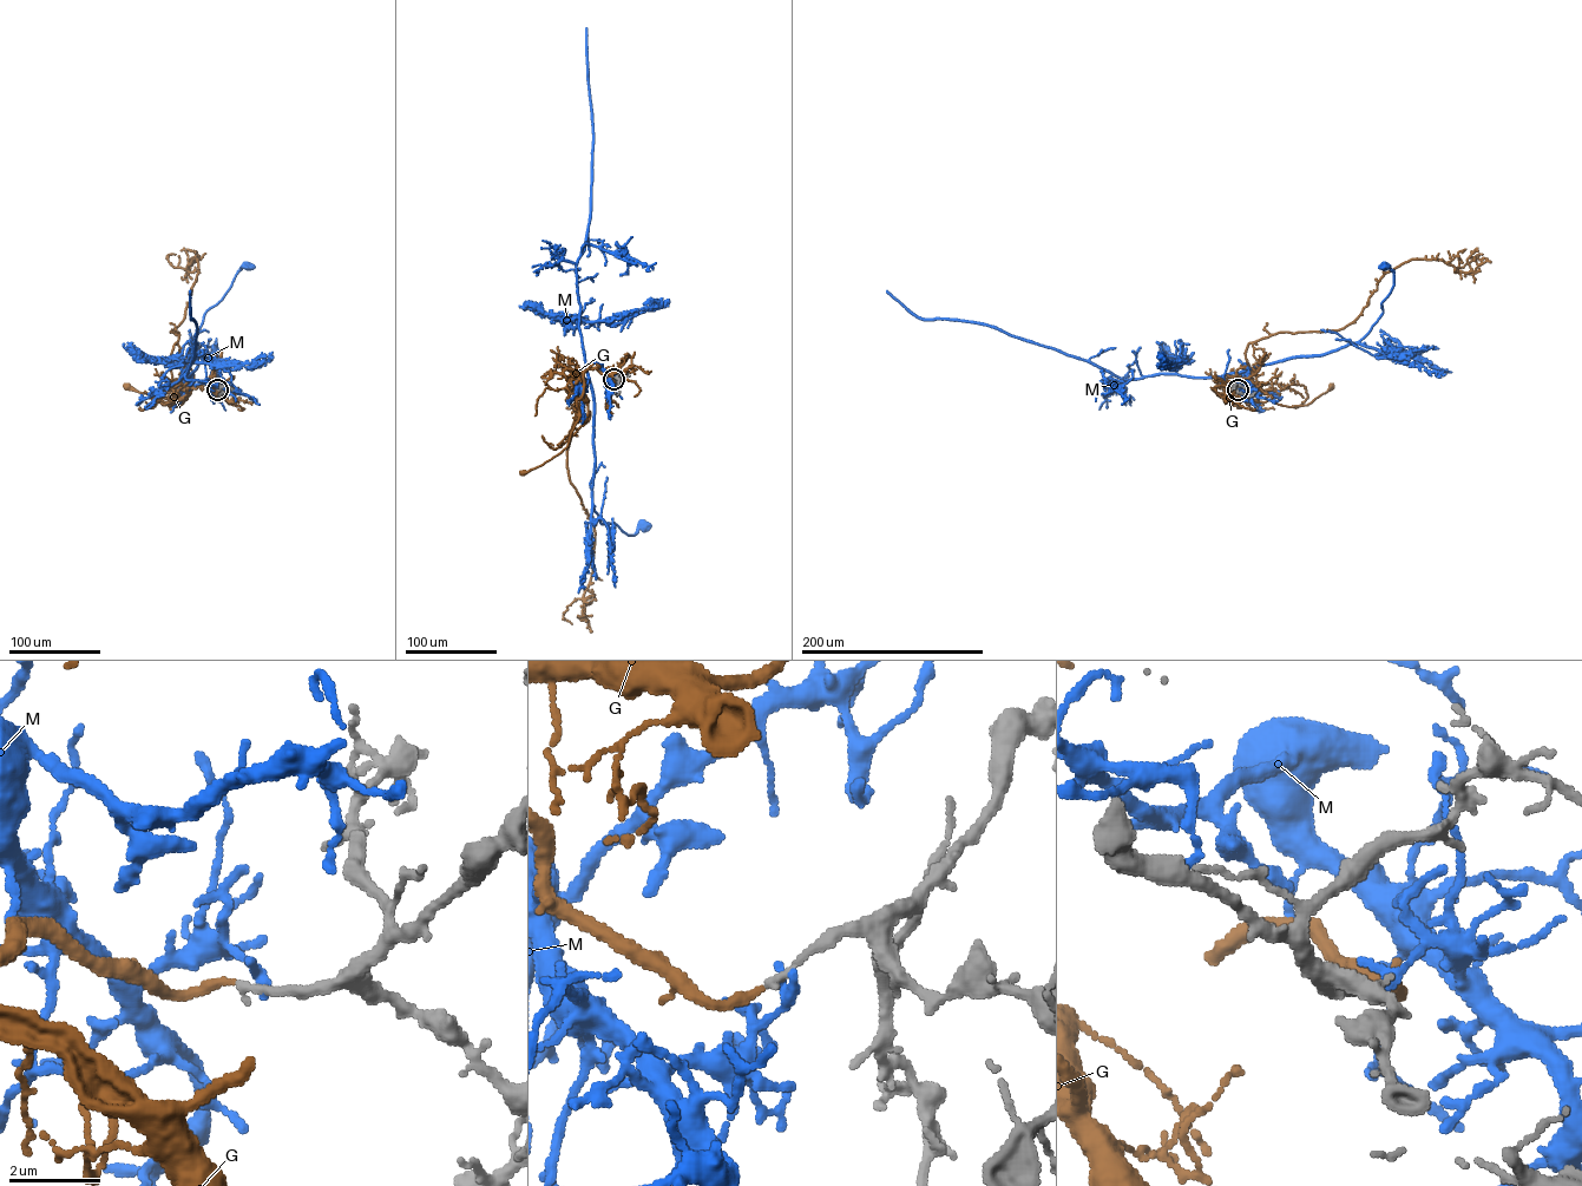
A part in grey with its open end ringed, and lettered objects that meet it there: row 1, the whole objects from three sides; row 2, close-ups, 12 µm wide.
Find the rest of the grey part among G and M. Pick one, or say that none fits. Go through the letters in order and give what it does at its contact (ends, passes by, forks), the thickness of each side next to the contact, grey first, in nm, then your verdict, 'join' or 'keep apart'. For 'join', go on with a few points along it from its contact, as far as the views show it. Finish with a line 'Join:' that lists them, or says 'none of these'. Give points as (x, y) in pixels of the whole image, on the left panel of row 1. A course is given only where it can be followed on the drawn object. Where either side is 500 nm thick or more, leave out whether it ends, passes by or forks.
G: it ends; calibres 170 and 200 nm; join; course (217, 390), (204, 384), (190, 385), (186, 398), (175, 406), (127, 387)
M: it ends; calibres 240 and 280 nm; keep apart
Join: G

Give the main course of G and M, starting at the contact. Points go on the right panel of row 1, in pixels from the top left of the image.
G: (1238, 390), (1232, 388), (1232, 384), (1227, 386), (1256, 400), (1292, 406), (1307, 405), (1331, 387)
M: (1236, 390), (1221, 384), (1223, 377), (1360, 341), (1393, 284), (1393, 273), (1384, 266)

